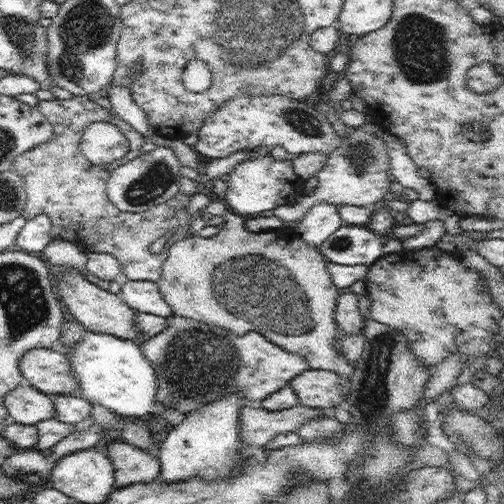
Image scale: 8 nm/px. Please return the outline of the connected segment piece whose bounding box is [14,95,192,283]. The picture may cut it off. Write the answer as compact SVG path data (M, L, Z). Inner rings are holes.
M88 95L73 96L66 100L39 100L36 107L52 124L54 137L52 141L42 142L42 145L14 159L14 168L24 179L27 192L27 204L21 216L28 220L40 214L47 215L52 222L50 234L54 239L64 239L83 246L87 252L115 256L121 264L121 280L158 282L169 248L192 235L188 231L191 215L186 210L192 195L176 194L166 203L140 213L120 212L106 192L112 168L106 166L104 170L104 166L92 164L83 156L79 150L82 135L92 122L112 123L119 128L129 140L130 151L120 160L120 164L128 163L142 154L141 146L146 142L145 138L113 110L104 109ZM164 234L168 236L166 246L160 253L151 252L150 244Z

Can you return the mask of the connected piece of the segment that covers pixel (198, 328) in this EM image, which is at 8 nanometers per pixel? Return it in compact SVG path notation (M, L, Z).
M174 314L169 317L168 324L162 332L145 339L139 347L155 370L158 385L157 405L160 407L165 404L168 409L173 408L184 415L193 410L200 410L209 402L220 400L231 392L239 392L246 402L258 405L269 394L290 385L295 376L308 369L302 356L286 352L259 332L250 331L244 336L238 336L232 332L224 332L222 327L202 324Z

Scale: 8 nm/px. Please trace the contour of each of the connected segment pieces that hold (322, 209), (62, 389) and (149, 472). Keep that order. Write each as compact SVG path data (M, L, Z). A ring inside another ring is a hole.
M320 202L314 204L302 218L302 222L295 225L294 231L298 233L309 245L319 246L343 225L338 205Z
M33 348L22 355L19 367L25 383L46 395L79 393L78 380L66 354L50 348Z
M119 438L108 442L103 449L113 464L115 486L118 489L134 483L151 483L159 480L159 458L148 451Z

